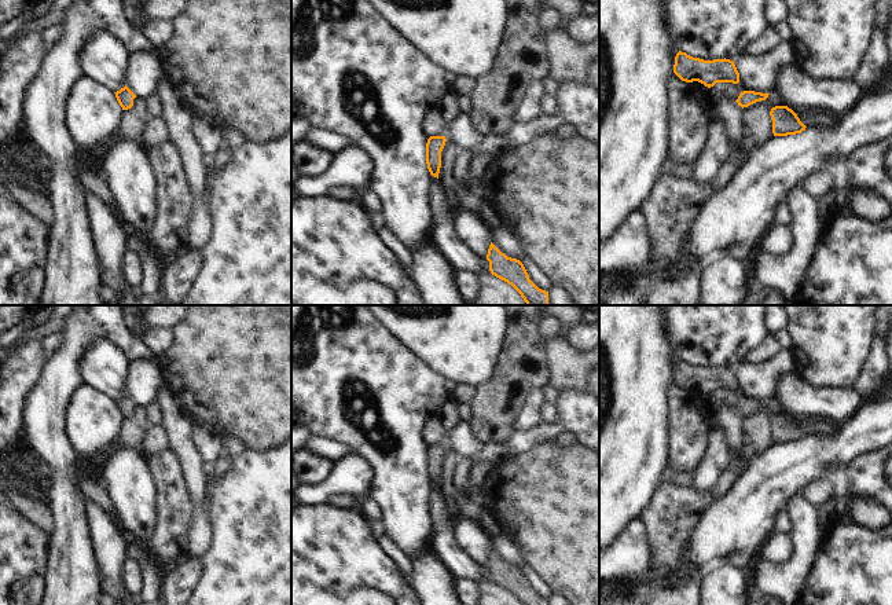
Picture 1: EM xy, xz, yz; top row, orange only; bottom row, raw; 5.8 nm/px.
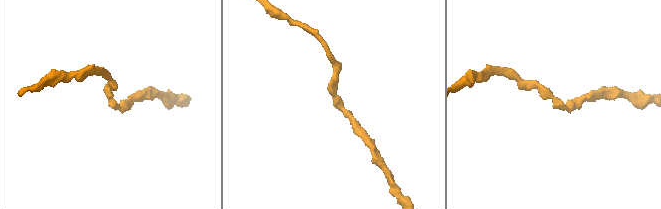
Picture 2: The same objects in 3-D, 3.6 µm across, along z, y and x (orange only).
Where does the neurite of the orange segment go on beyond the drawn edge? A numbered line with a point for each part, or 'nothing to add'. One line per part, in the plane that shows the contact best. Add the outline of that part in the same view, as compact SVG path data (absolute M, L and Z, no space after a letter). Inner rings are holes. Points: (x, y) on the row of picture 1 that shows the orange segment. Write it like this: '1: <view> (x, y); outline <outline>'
nothing to add

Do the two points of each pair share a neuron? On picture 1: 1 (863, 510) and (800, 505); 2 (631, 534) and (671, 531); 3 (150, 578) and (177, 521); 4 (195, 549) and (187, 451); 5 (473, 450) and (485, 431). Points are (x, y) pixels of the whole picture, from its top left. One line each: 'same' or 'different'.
1: different
2: different
3: different
4: same
5: different

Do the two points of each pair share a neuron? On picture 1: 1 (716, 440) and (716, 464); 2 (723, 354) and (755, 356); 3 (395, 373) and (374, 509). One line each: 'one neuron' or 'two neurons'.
1: one neuron
2: two neurons
3: two neurons

